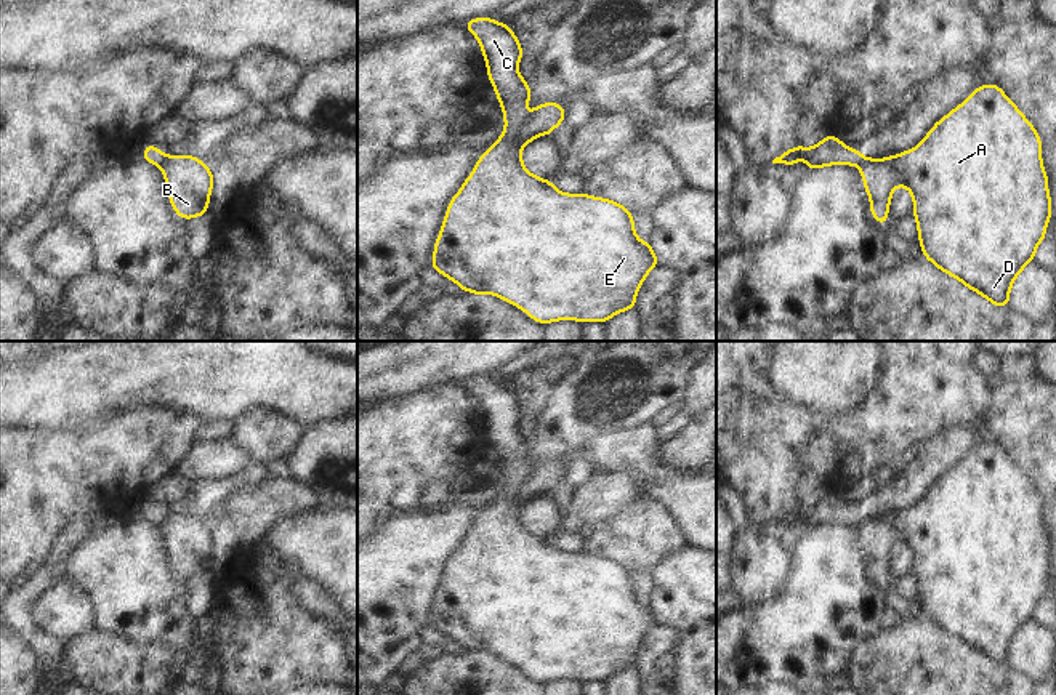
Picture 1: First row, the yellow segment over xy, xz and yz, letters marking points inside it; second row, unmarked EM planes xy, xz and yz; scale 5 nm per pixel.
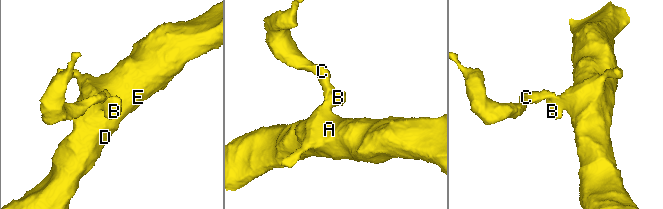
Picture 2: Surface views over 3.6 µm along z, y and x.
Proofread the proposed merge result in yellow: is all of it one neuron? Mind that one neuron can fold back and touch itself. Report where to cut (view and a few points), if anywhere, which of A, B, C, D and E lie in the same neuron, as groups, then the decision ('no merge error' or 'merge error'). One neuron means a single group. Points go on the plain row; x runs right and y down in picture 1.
cut xz (526, 473), (513, 489), (505, 490); groups A B D E / C; merge error

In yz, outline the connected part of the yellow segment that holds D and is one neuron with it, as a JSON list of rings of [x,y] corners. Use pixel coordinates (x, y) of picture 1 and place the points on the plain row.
[[[982,442],[958,466],[936,480],[917,506],[886,517],[862,514],[856,524],[870,556],[870,573],[880,583],[888,583],[893,549],[905,544],[913,556],[912,572],[917,578],[923,617],[992,663],[1008,666],[1013,641],[1034,620],[1038,602],[1046,596],[1051,556],[1042,522],[1042,498],[997,442]]]

